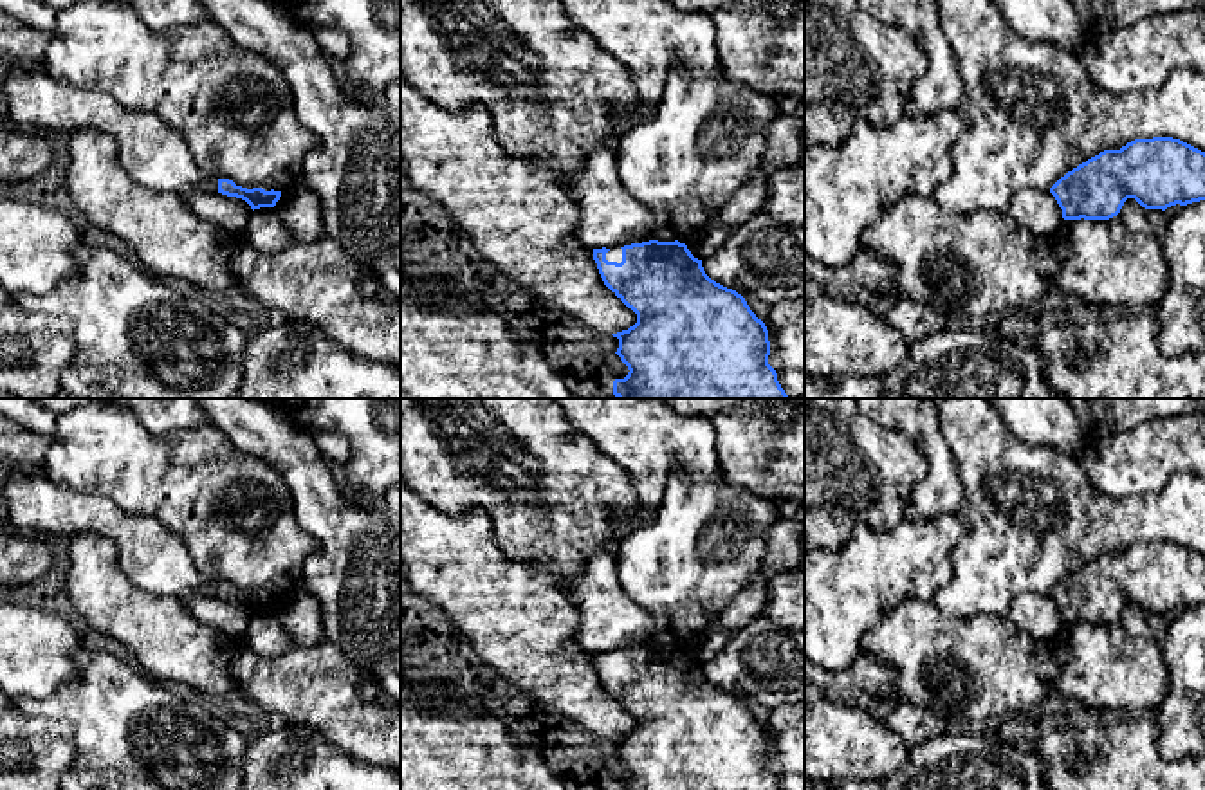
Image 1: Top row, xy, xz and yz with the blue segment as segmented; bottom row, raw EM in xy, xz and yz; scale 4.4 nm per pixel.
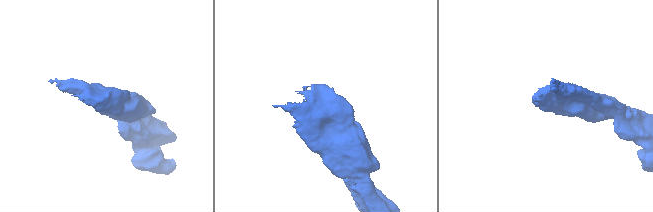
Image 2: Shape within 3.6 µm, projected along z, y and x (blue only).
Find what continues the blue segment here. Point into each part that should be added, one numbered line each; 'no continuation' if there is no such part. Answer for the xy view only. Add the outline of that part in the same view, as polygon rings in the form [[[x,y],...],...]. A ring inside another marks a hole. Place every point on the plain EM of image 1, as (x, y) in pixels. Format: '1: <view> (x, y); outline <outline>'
1: xy (150, 556); outline [[[13,465],[4,478],[9,525],[20,534],[72,537],[96,532],[112,539],[121,572],[157,595],[204,592],[218,597],[182,539],[153,518],[132,514],[105,496],[83,494],[51,480],[43,467]]]

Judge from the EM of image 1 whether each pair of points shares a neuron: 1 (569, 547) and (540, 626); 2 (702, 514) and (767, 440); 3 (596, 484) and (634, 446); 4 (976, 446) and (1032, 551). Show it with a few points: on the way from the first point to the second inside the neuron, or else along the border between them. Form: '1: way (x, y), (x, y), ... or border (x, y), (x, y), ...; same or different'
1: border (520, 558), (542, 567), (567, 596); different
2: border (726, 478), (733, 486), (769, 498); different
3: border (585, 435), (628, 475), (639, 500); different
4: way (994, 471), (1003, 486), (1003, 516), (1009, 525); same

